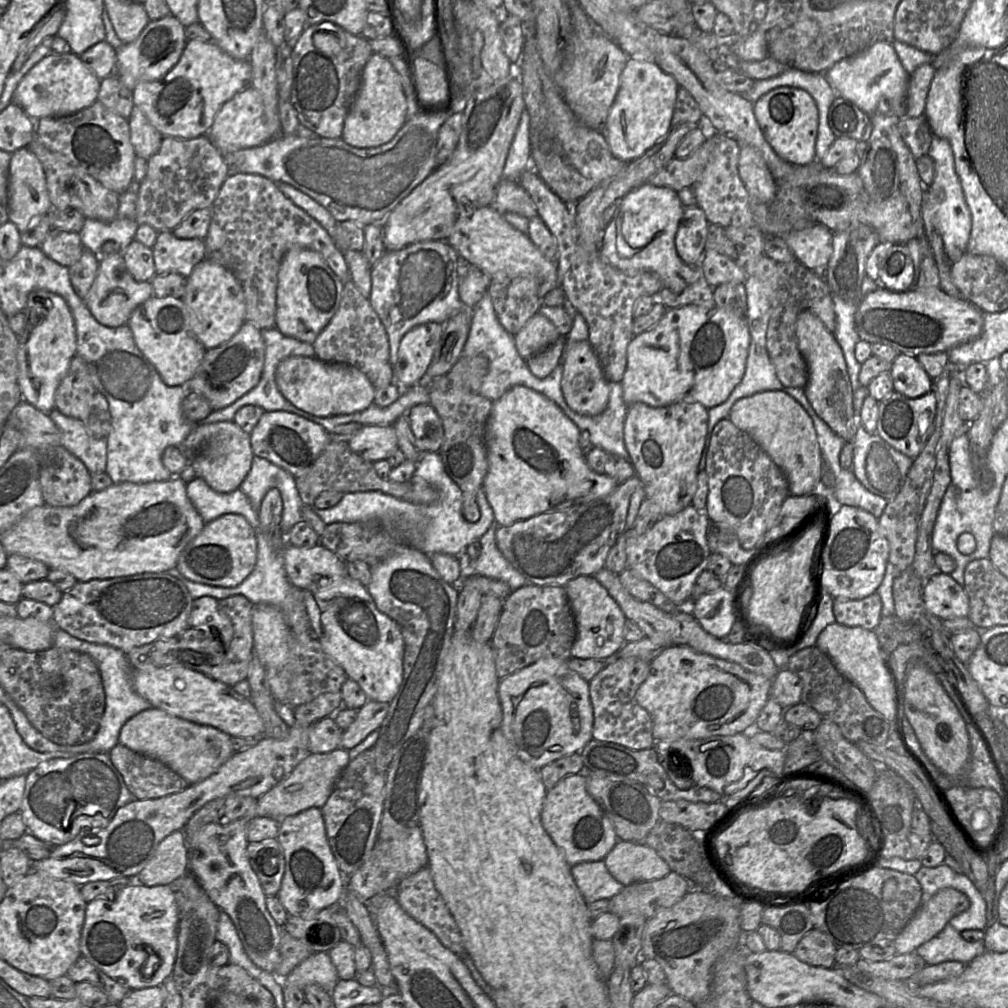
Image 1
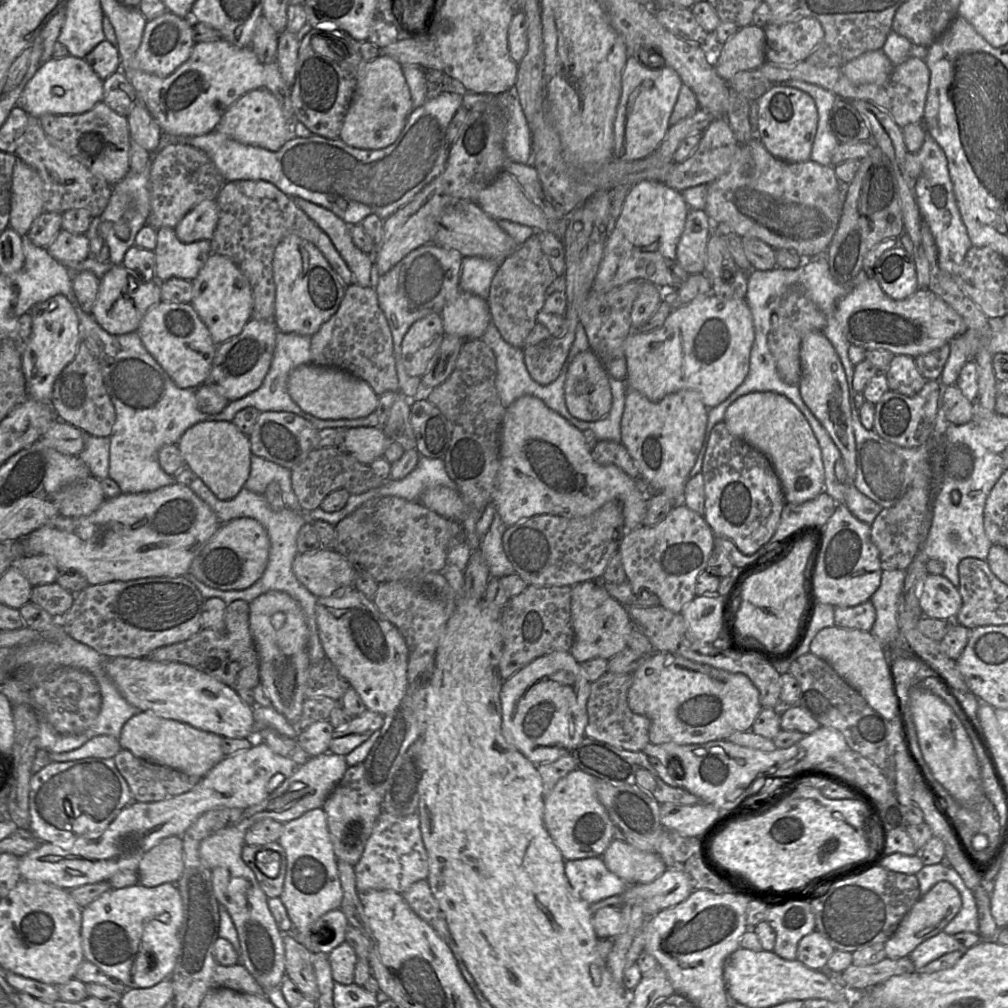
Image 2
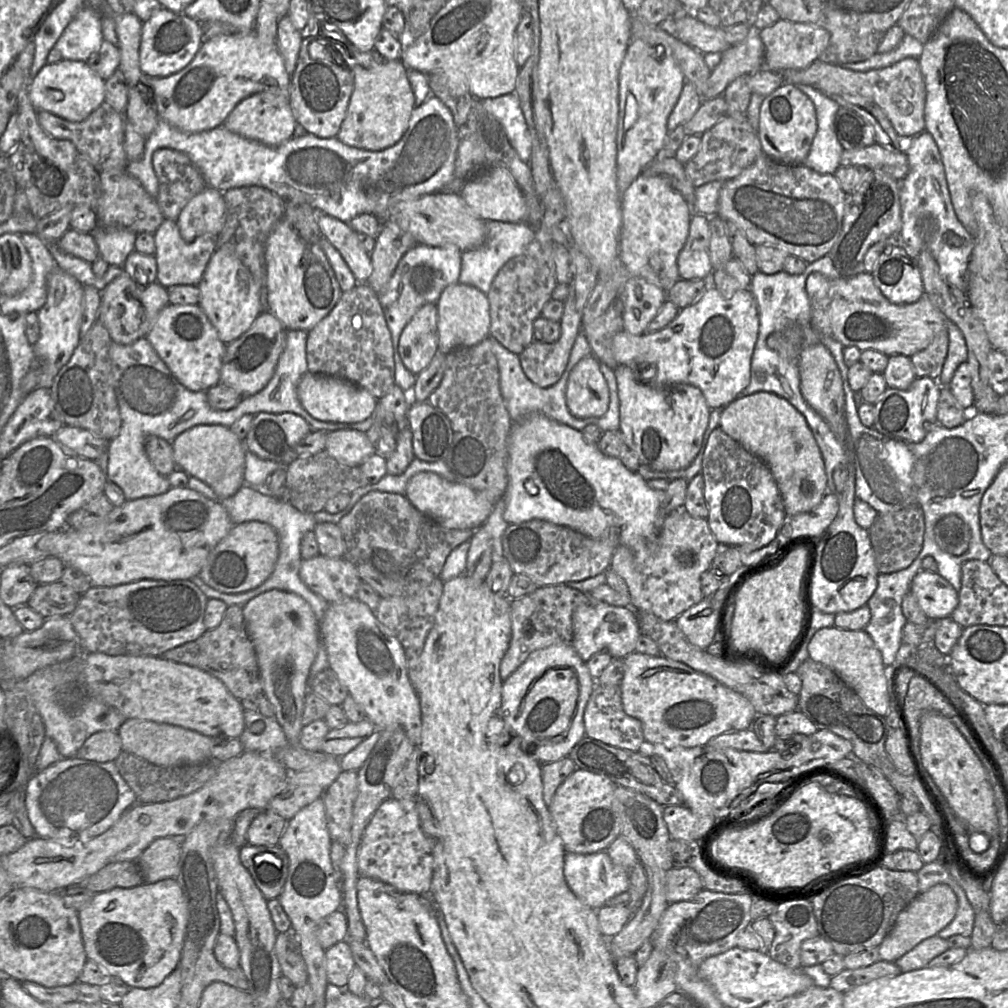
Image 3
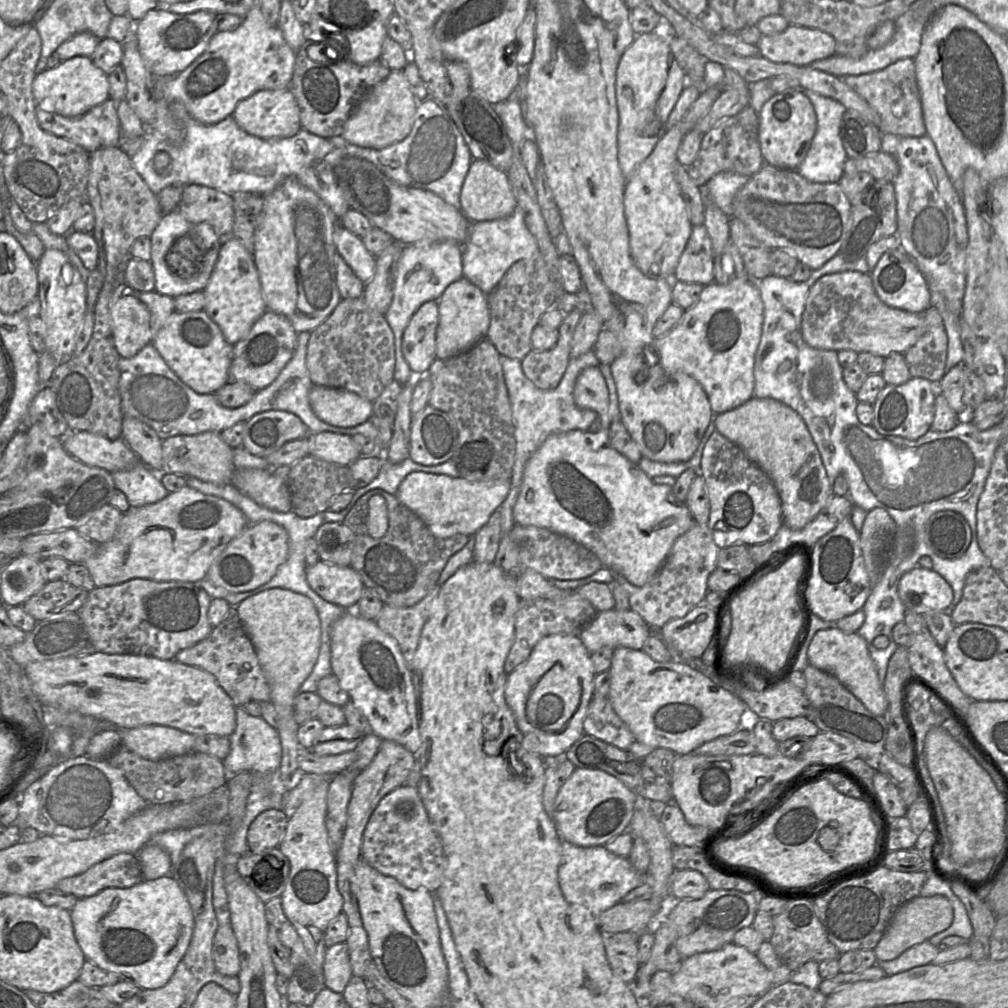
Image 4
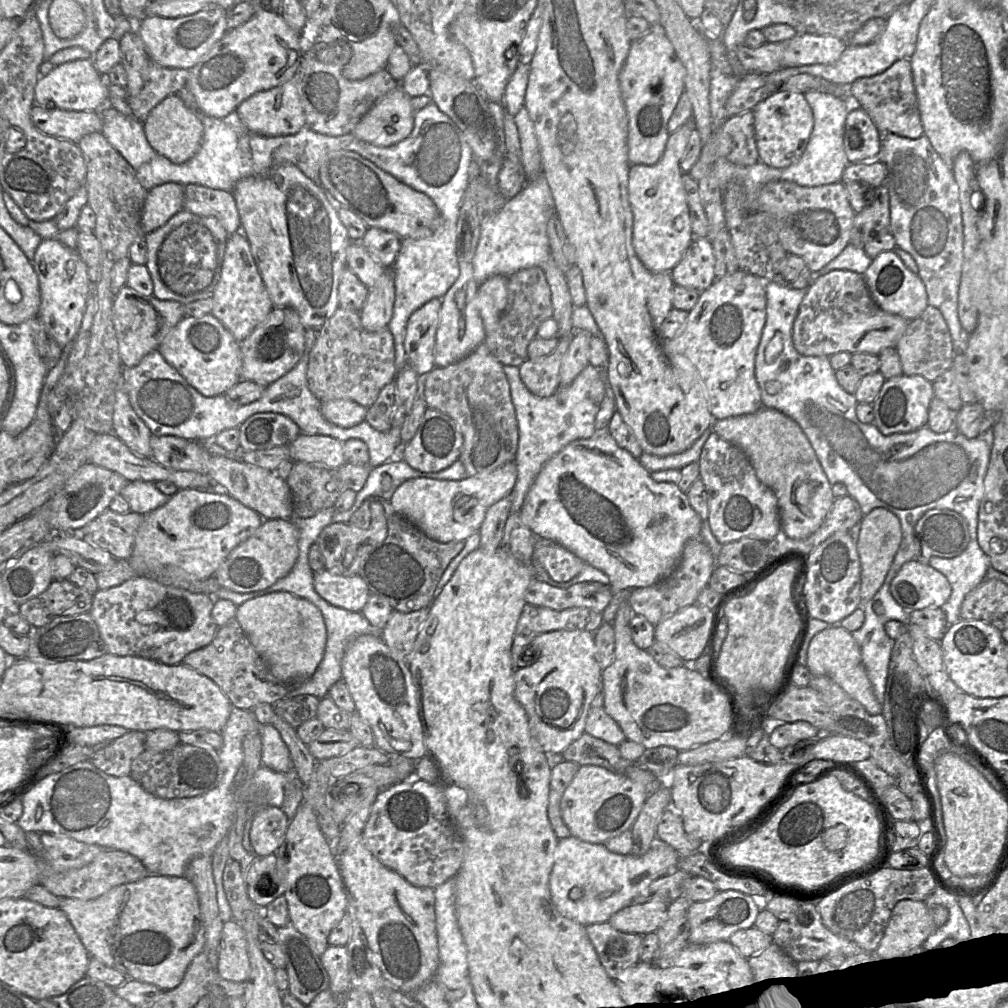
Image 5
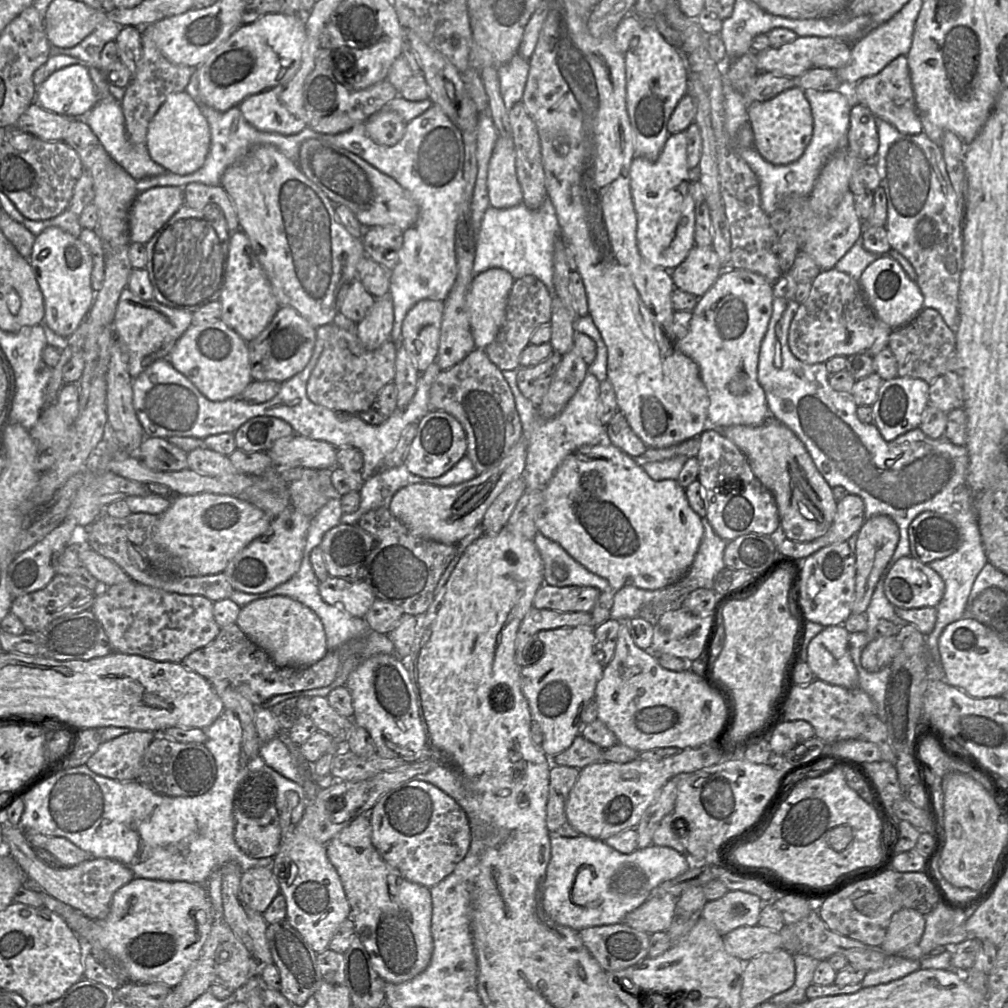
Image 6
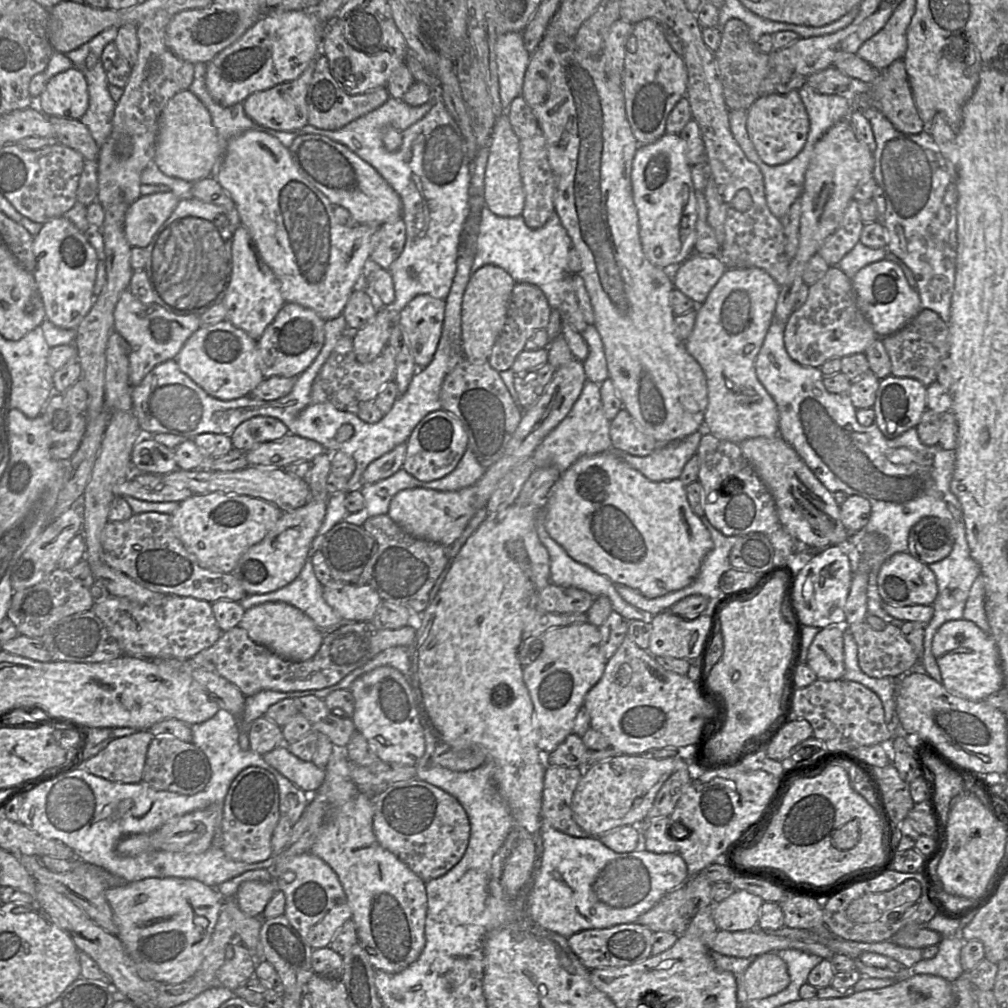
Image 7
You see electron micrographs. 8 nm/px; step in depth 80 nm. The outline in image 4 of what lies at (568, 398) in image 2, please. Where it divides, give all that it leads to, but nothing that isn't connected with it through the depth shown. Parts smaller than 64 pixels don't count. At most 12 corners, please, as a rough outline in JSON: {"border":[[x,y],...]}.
{"border":[[599,367],[579,374],[573,395],[609,429],[609,390]]}

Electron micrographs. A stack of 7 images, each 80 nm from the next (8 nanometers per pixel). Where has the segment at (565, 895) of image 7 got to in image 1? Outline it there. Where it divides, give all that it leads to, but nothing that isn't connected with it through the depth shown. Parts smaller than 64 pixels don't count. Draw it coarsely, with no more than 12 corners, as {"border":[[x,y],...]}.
{"border":[[603,860],[570,871],[587,905],[609,900],[625,887]]}

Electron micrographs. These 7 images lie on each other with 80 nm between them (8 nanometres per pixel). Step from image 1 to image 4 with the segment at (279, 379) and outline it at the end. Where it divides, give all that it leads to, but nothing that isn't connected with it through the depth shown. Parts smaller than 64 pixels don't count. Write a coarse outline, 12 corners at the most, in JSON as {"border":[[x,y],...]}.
{"border":[[312,385],[309,403],[323,422],[355,427],[373,402],[345,389]]}

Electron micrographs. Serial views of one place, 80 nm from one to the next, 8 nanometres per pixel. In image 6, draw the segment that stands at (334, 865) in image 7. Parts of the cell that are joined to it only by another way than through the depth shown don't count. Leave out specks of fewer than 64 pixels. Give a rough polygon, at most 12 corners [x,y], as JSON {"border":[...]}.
{"border":[[361,814],[326,844],[355,933],[387,983],[433,953],[430,888]]}

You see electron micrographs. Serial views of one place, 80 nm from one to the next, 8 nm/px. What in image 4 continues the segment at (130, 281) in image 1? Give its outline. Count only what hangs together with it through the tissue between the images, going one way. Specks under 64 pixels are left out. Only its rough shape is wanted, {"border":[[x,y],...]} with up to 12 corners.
{"border":[[118,282],[110,301],[120,357],[132,358],[174,311],[173,298]]}

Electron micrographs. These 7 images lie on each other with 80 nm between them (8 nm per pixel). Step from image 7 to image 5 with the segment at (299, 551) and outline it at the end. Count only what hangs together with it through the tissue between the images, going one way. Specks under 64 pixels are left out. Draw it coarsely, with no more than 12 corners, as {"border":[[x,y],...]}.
{"border":[[266,519],[215,572],[222,588],[266,589],[299,555],[290,519]]}

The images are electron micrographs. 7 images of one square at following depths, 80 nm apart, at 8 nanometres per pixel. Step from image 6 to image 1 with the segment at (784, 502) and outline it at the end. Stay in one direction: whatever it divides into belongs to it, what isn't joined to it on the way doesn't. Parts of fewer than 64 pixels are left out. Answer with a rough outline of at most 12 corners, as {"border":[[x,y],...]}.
{"border":[[782,391],[739,399],[728,419],[786,477],[789,494],[820,488],[813,422]]}

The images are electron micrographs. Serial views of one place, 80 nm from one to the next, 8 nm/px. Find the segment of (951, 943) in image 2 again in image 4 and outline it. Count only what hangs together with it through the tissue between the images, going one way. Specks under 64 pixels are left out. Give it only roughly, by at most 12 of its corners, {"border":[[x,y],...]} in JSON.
{"border":[[929,940],[890,961],[878,961],[887,976],[931,963],[940,952]]}

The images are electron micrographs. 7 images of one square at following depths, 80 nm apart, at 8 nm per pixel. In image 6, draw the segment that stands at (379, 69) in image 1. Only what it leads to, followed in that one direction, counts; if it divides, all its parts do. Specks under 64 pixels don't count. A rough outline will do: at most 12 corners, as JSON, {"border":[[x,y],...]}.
{"border":[[381,109],[364,123],[367,135],[383,146],[397,144],[407,124]]}

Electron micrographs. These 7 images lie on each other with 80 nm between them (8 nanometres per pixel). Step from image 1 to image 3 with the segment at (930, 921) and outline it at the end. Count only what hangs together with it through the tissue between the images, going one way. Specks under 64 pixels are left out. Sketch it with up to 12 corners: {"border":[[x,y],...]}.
{"border":[[946,884],[918,894],[878,946],[895,962],[954,919]]}

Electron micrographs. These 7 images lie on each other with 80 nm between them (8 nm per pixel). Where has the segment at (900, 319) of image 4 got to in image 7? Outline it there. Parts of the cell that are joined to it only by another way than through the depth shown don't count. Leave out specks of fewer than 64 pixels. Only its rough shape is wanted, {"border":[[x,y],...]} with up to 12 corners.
{"border":[[836,265],[785,323],[795,362],[820,368],[879,337]]}

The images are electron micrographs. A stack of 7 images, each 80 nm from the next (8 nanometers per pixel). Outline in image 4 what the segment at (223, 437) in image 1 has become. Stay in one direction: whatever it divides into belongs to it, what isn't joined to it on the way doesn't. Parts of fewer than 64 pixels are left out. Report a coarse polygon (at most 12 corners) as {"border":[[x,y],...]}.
{"border":[[217,432],[162,441],[164,472],[230,484],[233,449]]}

